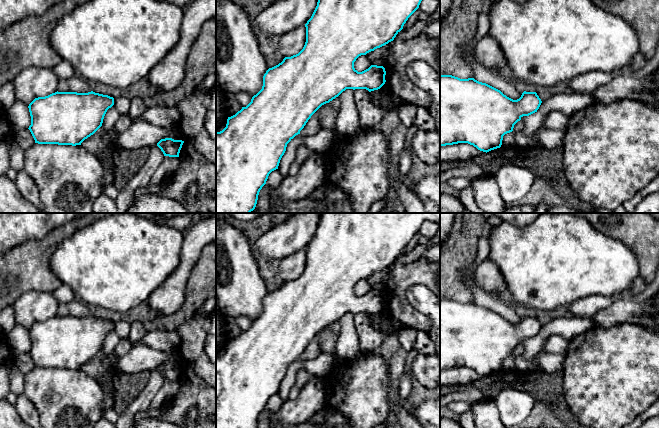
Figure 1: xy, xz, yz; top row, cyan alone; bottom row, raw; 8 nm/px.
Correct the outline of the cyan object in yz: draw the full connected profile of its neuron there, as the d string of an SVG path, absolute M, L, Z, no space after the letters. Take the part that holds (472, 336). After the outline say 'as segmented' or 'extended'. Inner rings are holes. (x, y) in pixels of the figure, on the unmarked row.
M440 299L440 371L468 367L486 377L500 372L503 360L512 356L523 340L537 336L541 327L536 316L524 315L519 323L513 324L474 302Z; as segmented

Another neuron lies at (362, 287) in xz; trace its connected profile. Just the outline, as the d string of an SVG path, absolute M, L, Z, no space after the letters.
M366 279L359 280L356 283L356 285L354 286L354 292L358 296L362 296L362 295L368 293L371 289L372 289L372 287L370 286L370 284L367 282Z

